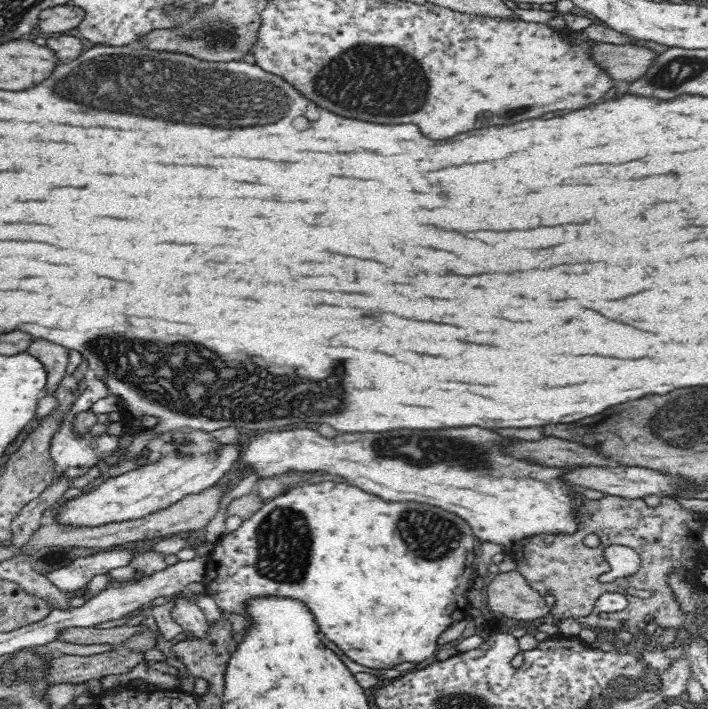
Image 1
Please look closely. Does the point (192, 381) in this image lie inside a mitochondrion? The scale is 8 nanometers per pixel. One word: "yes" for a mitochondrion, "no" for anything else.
yes

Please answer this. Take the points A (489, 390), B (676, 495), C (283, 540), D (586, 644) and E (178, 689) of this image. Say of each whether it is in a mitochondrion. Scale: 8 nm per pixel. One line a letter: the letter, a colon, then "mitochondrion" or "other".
A: other
B: other
C: mitochondrion
D: other
E: other

